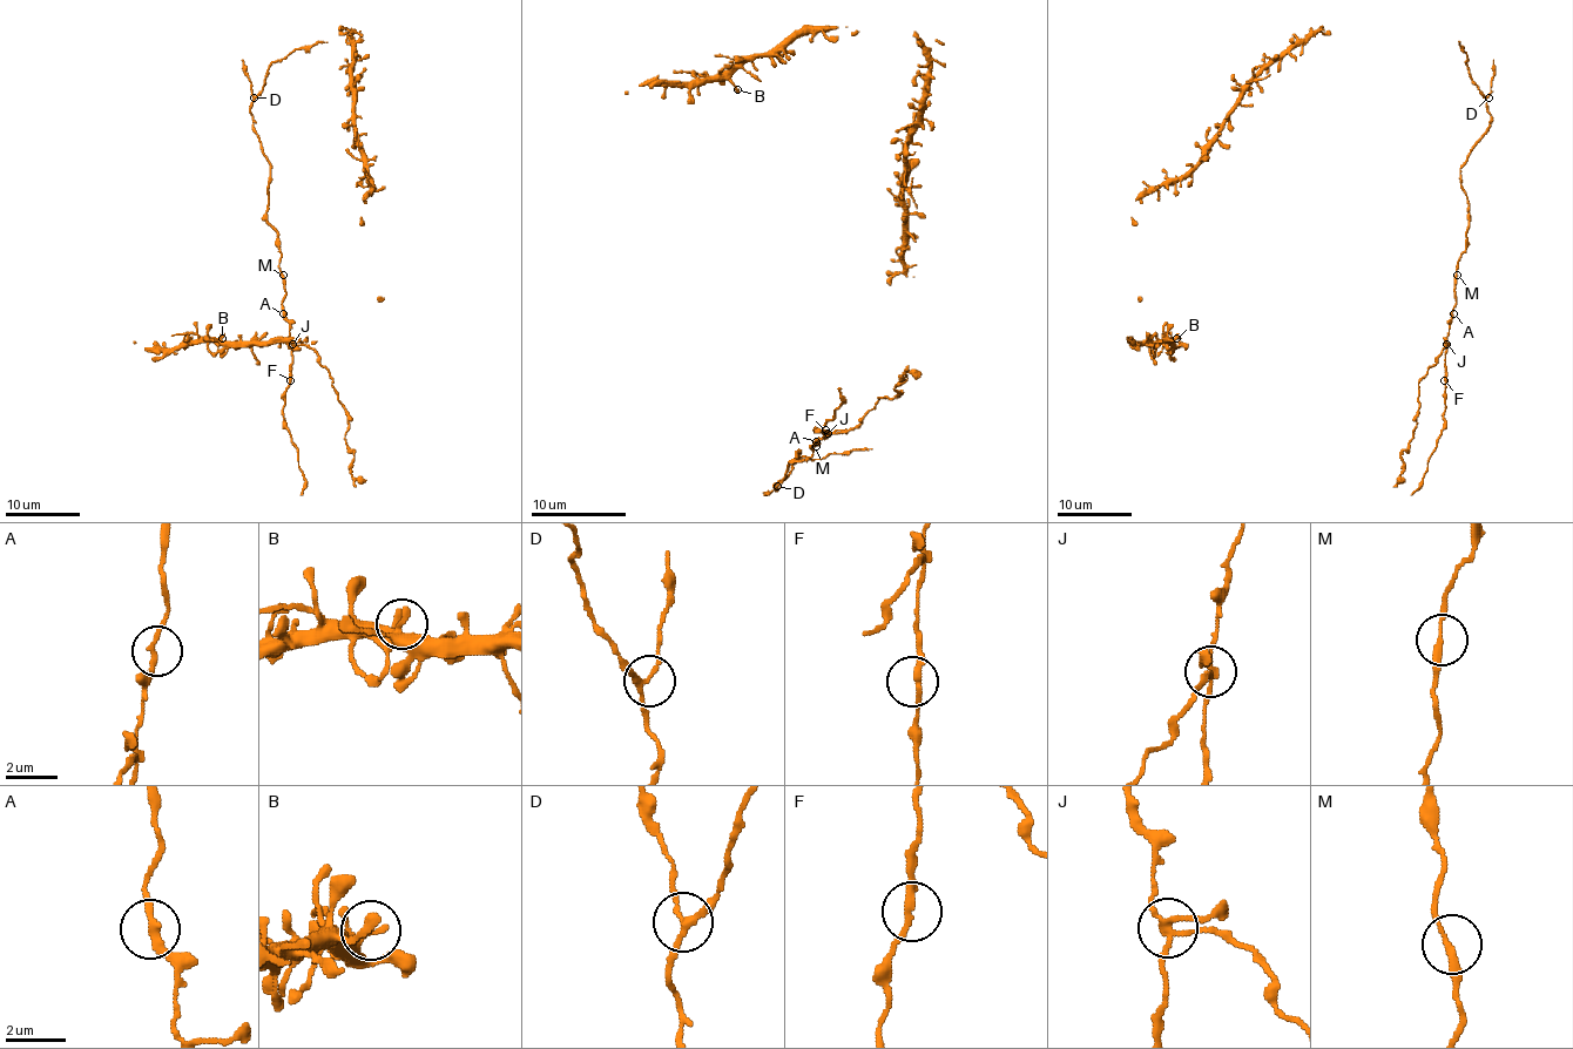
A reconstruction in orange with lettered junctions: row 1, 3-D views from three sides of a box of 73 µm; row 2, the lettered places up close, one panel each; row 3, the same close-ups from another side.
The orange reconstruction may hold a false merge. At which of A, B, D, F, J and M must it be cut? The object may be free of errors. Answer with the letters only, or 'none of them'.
J

